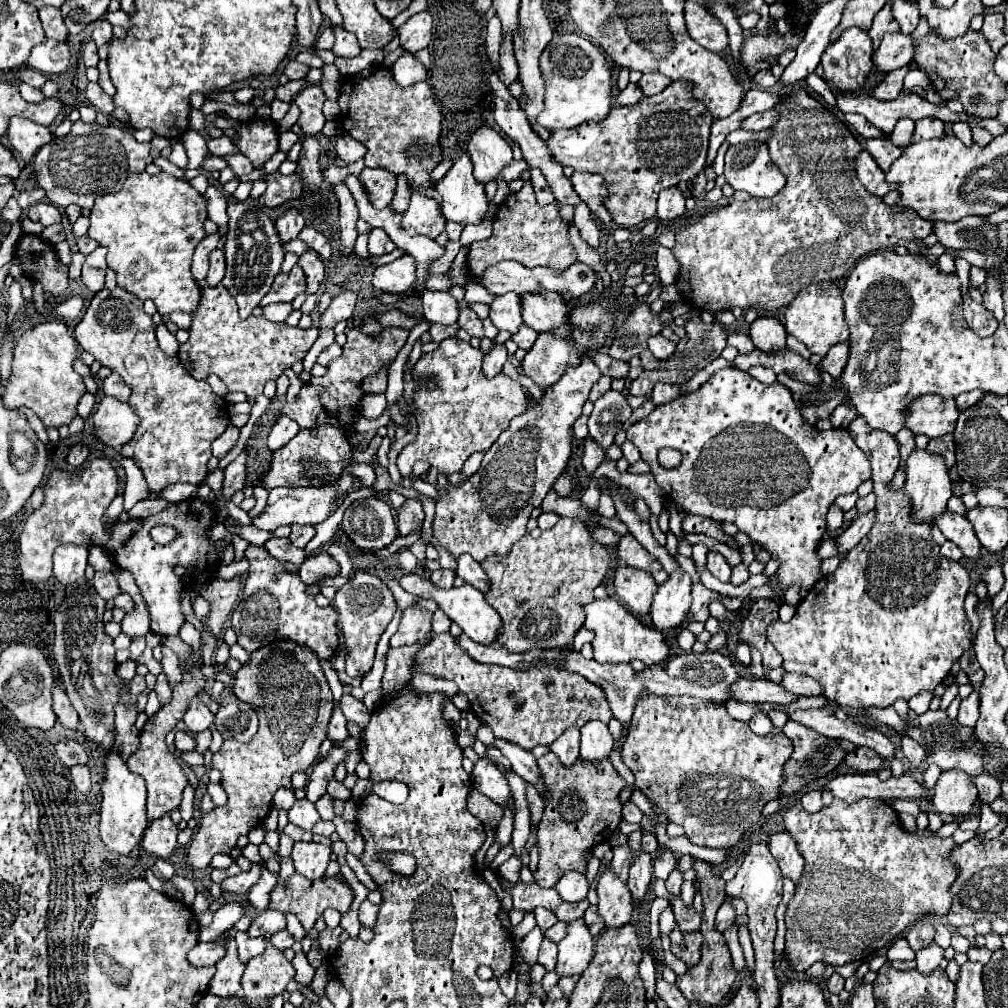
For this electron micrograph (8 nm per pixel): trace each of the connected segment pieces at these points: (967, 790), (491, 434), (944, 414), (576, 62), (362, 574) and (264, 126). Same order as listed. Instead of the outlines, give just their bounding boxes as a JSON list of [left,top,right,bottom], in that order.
[[931,769,977,815],[397,337,527,478],[905,393,957,437],[537,35,611,129],[333,569,397,677],[235,119,279,169]]

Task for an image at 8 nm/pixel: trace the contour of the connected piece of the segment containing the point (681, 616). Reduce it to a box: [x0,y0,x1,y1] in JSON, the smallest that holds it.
[651,569,691,631]

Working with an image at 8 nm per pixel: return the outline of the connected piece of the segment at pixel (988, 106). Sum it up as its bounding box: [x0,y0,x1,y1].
[915,31,1005,118]

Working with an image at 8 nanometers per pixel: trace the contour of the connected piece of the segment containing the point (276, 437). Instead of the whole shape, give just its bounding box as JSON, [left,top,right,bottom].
[267,413,299,451]

